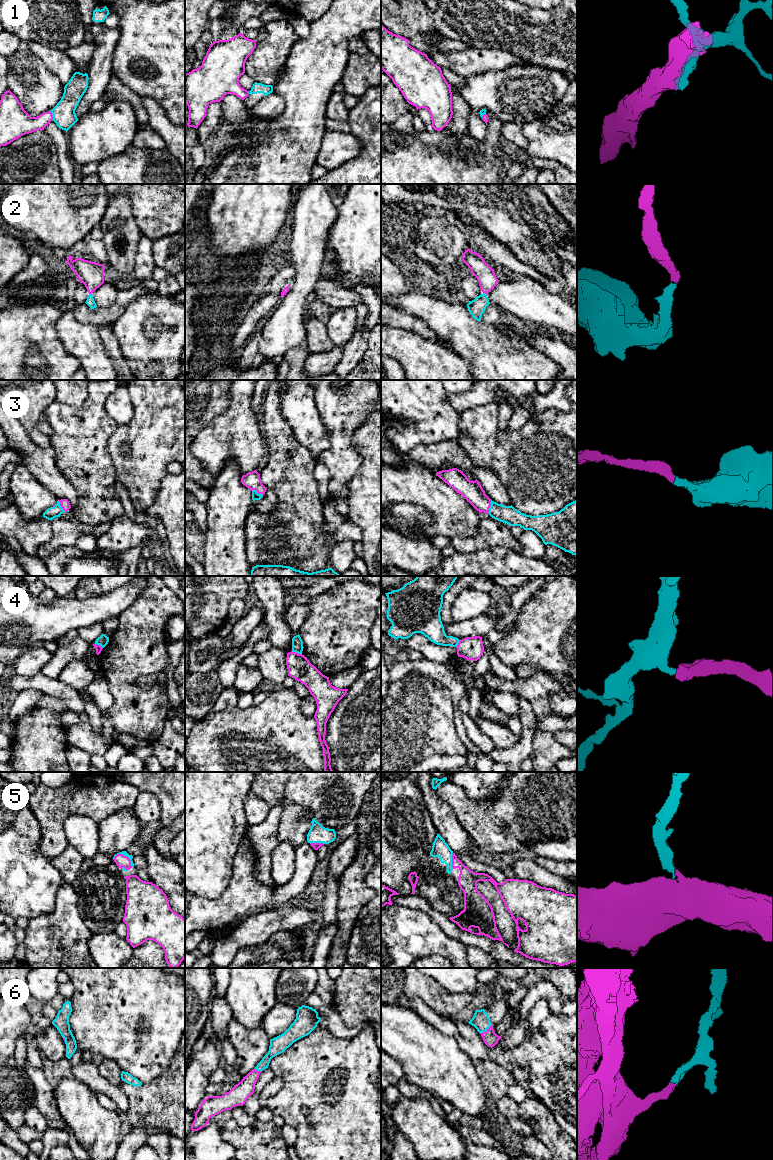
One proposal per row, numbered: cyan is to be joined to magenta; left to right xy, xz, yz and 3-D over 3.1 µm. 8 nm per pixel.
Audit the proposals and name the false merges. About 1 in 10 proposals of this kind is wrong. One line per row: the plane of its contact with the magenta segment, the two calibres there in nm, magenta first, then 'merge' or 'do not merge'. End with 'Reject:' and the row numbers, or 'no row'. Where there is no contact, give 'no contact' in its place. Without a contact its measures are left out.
1: meets magenta in xy; 180 nm thick on the magenta side, 180 nm on the other; do not merge
2: meets magenta in xy; 200 nm thick on the magenta side, 70 nm on the other; merge
3: meets magenta in xy; 80 nm thick on the magenta side, 90 nm on the other; merge
4: meets magenta in xz; 190 nm thick on the magenta side, 100 nm on the other; merge
5: meets magenta in xy; 100 nm thick on the magenta side, 40 nm on the other; merge
6: meets magenta in yz; 120 nm thick on the magenta side, 140 nm on the other; merge
Reject: 1

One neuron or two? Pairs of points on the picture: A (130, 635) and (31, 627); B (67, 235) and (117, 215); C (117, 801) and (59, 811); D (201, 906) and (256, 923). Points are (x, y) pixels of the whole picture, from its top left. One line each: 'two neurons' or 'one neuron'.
A: two neurons
B: two neurons
C: one neuron
D: two neurons

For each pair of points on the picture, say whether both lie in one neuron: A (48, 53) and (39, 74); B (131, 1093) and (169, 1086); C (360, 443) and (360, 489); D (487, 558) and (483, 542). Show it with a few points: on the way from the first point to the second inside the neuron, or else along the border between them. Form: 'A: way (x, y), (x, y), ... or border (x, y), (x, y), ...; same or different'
A: border (33, 55), (60, 80); different
B: way (140, 1093), (160, 1093); same
C: way (367, 454), (367, 478); same
D: border (509, 548), (494, 546), (462, 553); different

